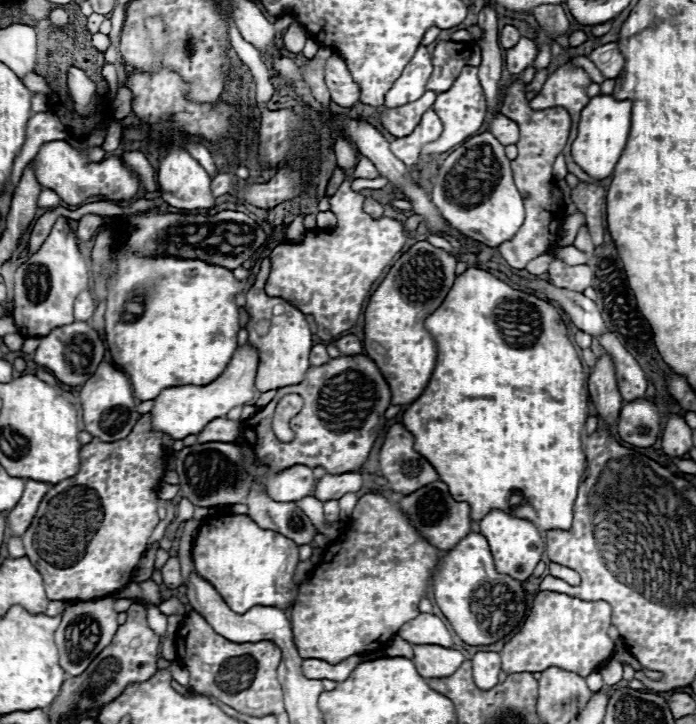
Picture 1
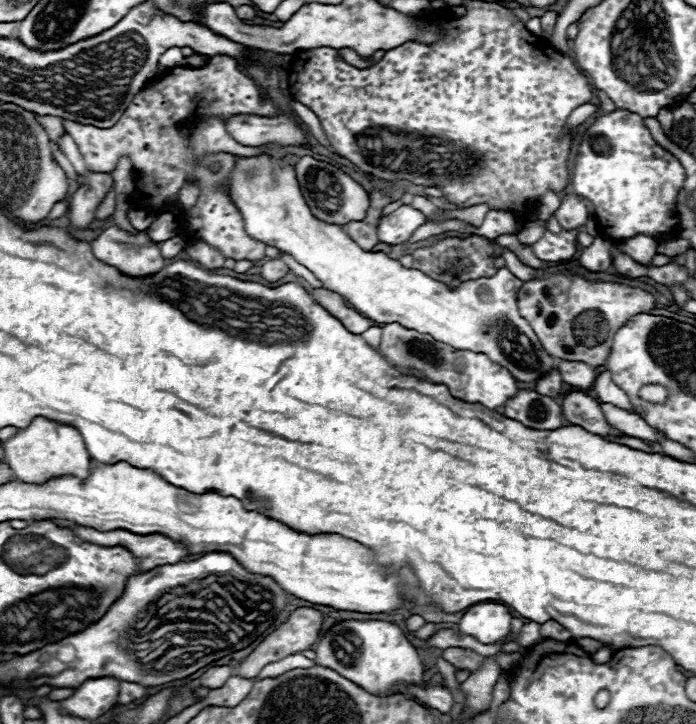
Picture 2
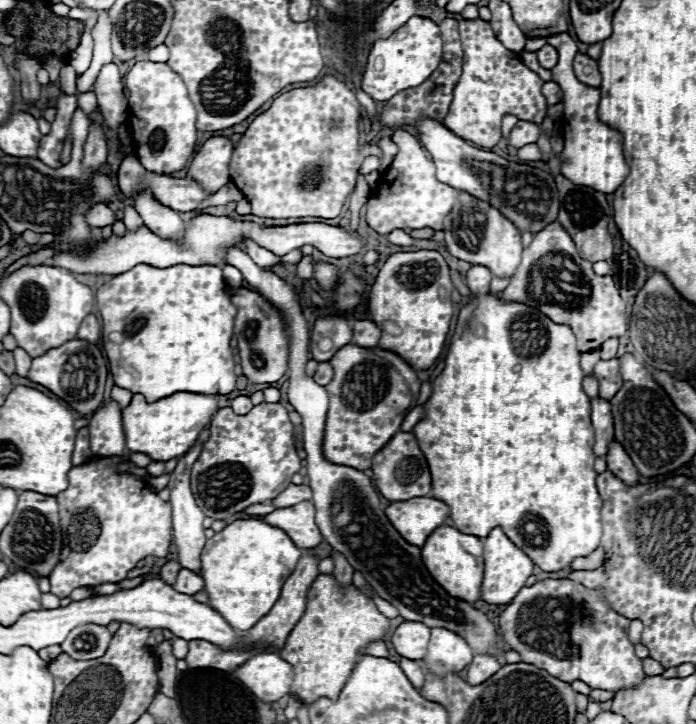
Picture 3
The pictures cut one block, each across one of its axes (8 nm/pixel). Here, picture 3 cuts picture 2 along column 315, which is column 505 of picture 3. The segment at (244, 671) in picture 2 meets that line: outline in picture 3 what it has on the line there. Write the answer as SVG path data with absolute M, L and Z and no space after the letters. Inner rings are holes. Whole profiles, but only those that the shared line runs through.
M542 580L534 586L522 588L508 608L498 616L498 632L504 644L522 656L522 662L534 664L540 670L546 670L550 676L574 682L582 680L590 688L600 690L622 690L642 682L642 660L634 654L634 644L628 640L630 620L616 614L602 598L600 592L588 590L572 580Z

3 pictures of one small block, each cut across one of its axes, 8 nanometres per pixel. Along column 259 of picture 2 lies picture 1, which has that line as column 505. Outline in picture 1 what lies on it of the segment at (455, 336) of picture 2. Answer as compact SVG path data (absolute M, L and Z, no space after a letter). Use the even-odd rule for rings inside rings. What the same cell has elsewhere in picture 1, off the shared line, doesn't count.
M488 132L472 136L454 150L442 162L432 184L432 202L448 224L490 248L510 240L524 222L524 206L512 180L510 160L504 156L504 146Z

